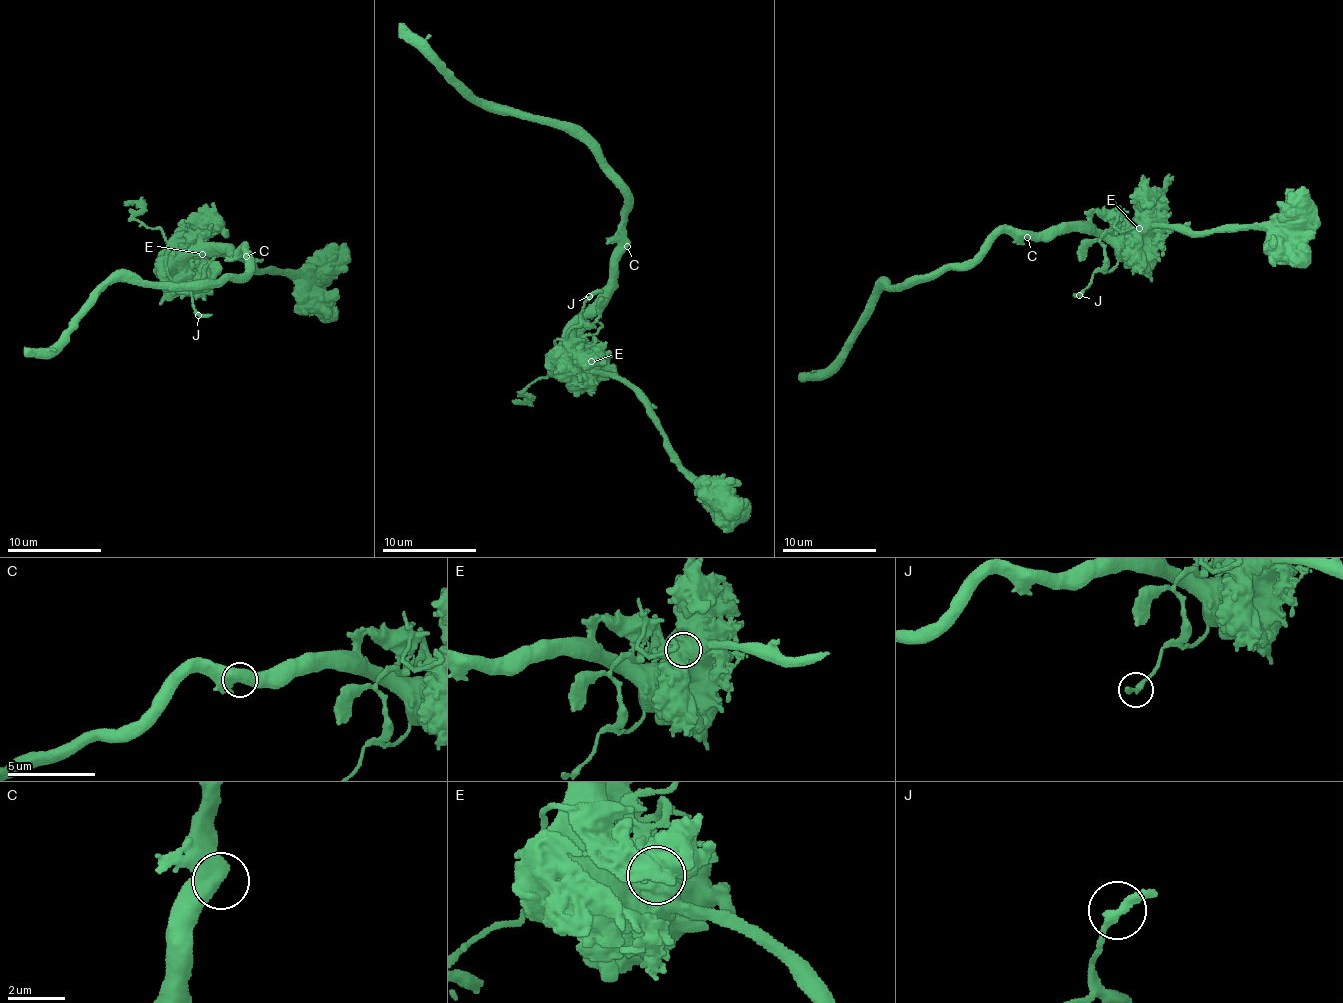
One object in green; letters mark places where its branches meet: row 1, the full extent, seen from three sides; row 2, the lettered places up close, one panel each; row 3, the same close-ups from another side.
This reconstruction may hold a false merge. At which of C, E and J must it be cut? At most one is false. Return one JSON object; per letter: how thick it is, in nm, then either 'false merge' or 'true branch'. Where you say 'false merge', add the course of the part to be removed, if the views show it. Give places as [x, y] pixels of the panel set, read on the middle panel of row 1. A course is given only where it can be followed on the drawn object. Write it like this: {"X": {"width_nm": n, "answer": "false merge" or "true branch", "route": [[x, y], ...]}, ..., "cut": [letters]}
{"C": {"width_nm": 550, "answer": "true branch"}, "E": {"width_nm": 950, "answer": "false merge", "route": [[591, 362], [589, 348], [599, 324], [580, 315], [581, 307], [601, 290]]}, "J": {"width_nm": 260, "answer": "true branch"}, "cut": ["E"]}

